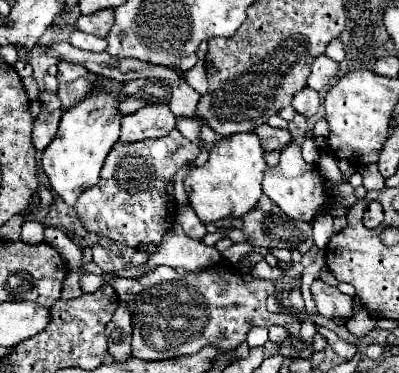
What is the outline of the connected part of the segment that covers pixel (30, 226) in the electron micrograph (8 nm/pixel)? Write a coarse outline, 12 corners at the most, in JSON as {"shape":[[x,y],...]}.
{"shape":[[38,221],[22,225],[22,241],[40,245],[44,241],[44,225]]}

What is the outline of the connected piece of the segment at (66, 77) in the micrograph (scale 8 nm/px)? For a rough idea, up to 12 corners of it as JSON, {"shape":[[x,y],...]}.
{"shape":[[58,61],[58,81],[70,83],[86,77],[80,63]]}

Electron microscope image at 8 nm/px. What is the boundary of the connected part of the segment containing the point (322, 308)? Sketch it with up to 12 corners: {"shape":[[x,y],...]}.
{"shape":[[320,279],[312,283],[318,313],[348,321],[352,297]]}

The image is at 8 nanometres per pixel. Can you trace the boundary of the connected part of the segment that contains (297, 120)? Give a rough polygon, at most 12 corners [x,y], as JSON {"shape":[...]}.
{"shape":[[302,115],[288,123],[292,143],[310,135],[308,119]]}

